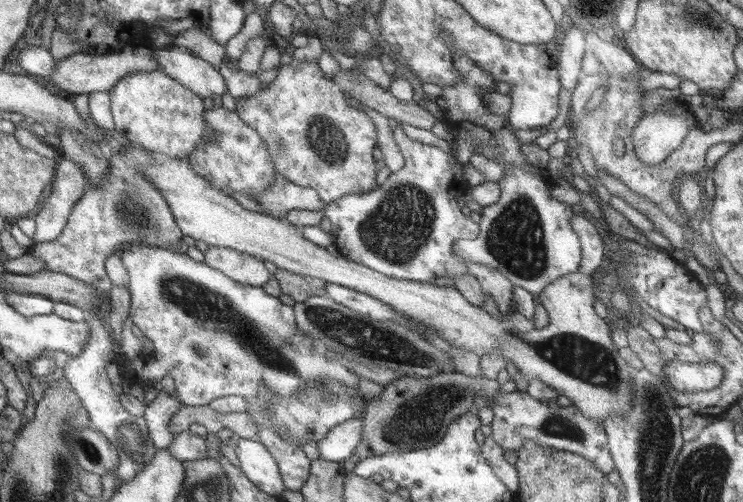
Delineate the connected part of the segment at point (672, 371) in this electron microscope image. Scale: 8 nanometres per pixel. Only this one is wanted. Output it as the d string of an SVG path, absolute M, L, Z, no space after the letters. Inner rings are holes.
M673 360L663 366L663 374L671 390L678 392L711 391L723 379L723 367L717 362L690 364Z

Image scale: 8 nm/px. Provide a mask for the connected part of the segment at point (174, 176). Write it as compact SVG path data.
M157 157L153 164L137 168L150 182L154 183L169 203L170 210L177 220L182 232L194 240L202 240L208 246L222 246L238 252L248 254L260 260L268 260L276 264L277 268L289 270L294 274L321 278L325 282L350 287L352 290L362 291L364 294L373 295L384 303L389 303L394 310L400 311L411 320L417 320L431 326L452 347L466 350L482 356L488 353L498 353L504 360L516 365L518 371L526 380L541 380L546 386L555 390L556 394L572 399L572 404L586 418L592 418L604 424L605 419L614 416L617 412L625 412L631 407L633 401L633 375L632 369L620 358L618 348L610 338L610 326L598 318L592 304L596 300L595 290L592 290L592 278L583 272L573 272L558 278L552 284L545 286L539 293L540 303L549 314L549 323L540 329L529 332L518 331L512 322L506 318L497 320L488 313L484 307L474 306L456 287L450 285L433 285L432 283L412 282L398 280L379 273L370 267L358 264L346 257L330 254L326 247L322 248L314 242L304 238L302 231L285 219L272 218L272 216L252 212L242 208L231 195L222 194L217 188L193 169L192 162L187 157L183 159Z

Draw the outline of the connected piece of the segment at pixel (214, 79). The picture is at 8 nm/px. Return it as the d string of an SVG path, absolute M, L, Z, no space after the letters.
M171 44L156 48L153 54L157 56L158 64L161 64L161 71L202 99L222 98L229 90L228 82L220 71L182 46Z

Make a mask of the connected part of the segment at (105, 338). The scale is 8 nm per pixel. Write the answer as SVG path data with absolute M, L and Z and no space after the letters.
M88 312L85 323L89 324L89 341L82 354L70 359L64 366L64 377L73 385L81 403L89 414L90 427L100 431L114 445L122 456L117 466L117 476L122 482L130 482L152 459L157 451L149 437L147 422L144 418L130 415L120 403L120 395L112 389L112 383L106 373L108 364L114 361L112 337L102 325L102 315Z

